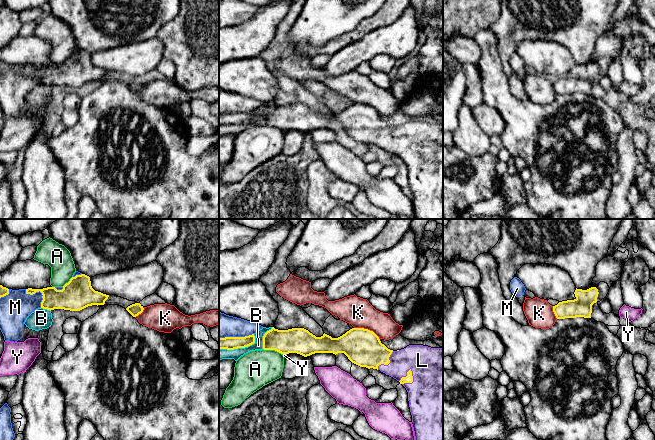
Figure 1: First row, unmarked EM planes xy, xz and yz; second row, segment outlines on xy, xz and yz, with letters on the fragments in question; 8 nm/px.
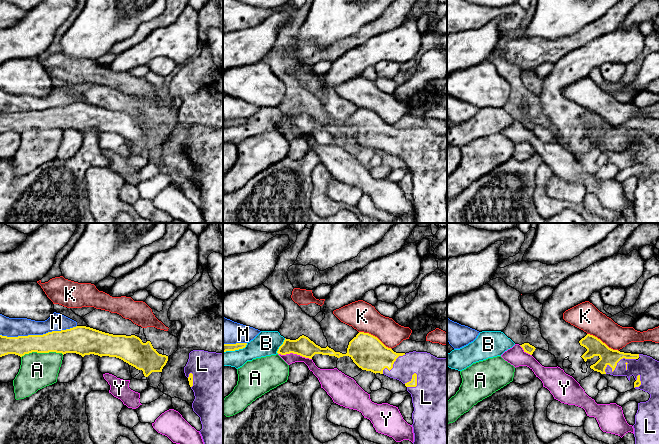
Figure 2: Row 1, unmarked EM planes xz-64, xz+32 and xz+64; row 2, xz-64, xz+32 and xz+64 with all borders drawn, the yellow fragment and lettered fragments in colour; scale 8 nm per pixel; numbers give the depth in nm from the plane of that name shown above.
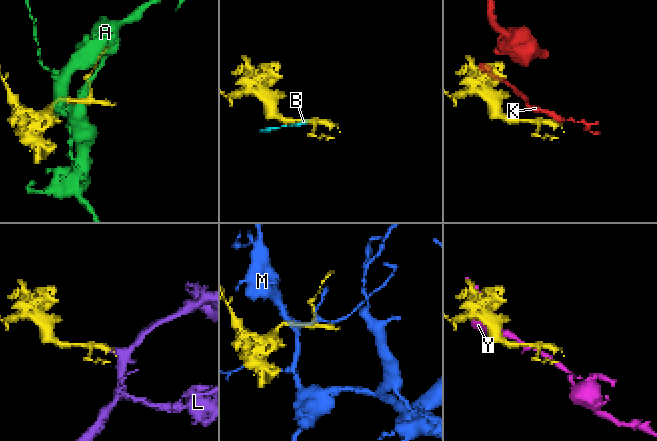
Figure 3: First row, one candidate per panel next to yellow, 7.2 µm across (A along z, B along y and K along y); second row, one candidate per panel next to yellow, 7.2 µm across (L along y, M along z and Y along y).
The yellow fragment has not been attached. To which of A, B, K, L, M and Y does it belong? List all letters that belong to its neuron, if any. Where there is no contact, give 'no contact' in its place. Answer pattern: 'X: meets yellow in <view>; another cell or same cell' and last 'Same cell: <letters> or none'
A: meets yellow in xz; another cell
B: meets yellow in xz; another cell
K: meets yellow in xz; another cell
L: meets yellow in xz; same cell
M: meets yellow in xy; another cell
Y: meets yellow in xz; another cell
Same cell: L

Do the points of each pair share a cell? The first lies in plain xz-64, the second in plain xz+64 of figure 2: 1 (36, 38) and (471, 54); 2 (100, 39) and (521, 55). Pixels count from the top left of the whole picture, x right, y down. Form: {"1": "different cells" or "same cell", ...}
{"1": "same cell", "2": "different cells"}

